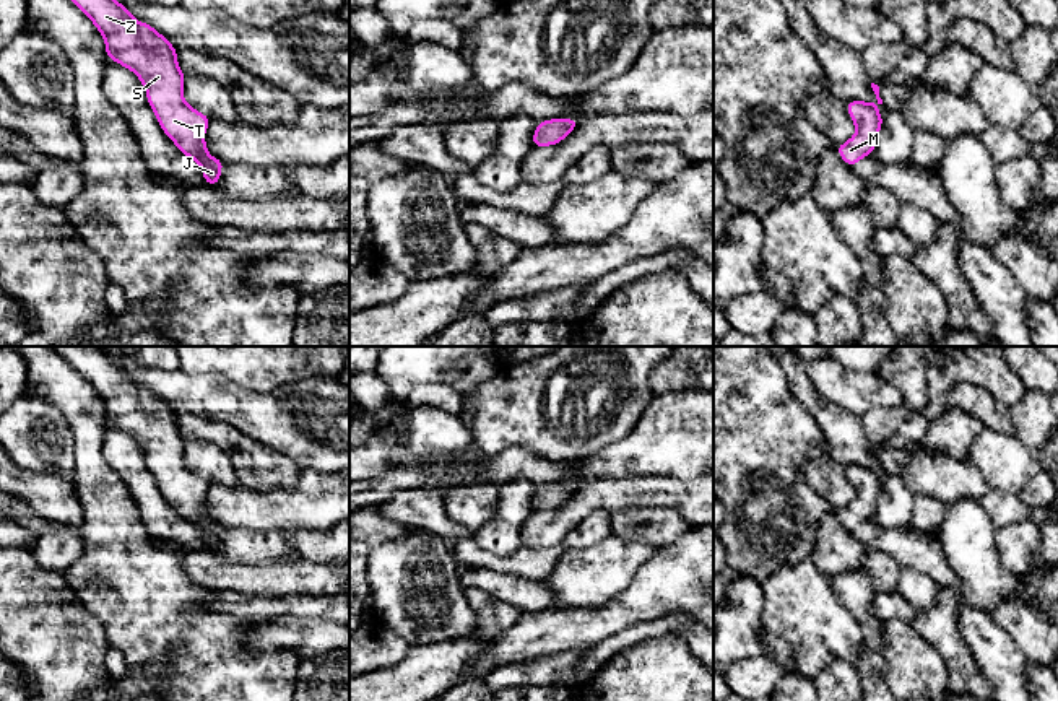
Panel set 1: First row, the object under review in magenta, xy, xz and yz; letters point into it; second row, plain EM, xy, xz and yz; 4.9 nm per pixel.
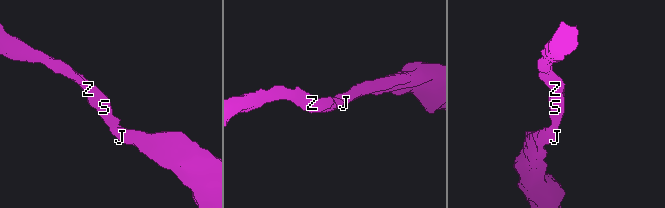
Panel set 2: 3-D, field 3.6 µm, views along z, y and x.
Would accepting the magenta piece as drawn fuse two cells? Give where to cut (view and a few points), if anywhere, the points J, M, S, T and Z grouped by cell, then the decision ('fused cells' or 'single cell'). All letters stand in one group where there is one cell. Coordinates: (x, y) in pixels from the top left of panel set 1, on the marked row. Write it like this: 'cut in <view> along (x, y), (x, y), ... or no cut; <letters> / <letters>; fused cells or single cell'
no cut; J M S T Z; single cell

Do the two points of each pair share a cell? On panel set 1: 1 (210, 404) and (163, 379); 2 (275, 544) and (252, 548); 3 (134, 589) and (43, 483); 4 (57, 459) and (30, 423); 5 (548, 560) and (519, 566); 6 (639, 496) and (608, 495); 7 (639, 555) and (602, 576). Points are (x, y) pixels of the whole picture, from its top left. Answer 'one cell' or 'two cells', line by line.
1: one cell
2: one cell
3: two cells
4: one cell
5: one cell
6: one cell
7: one cell

